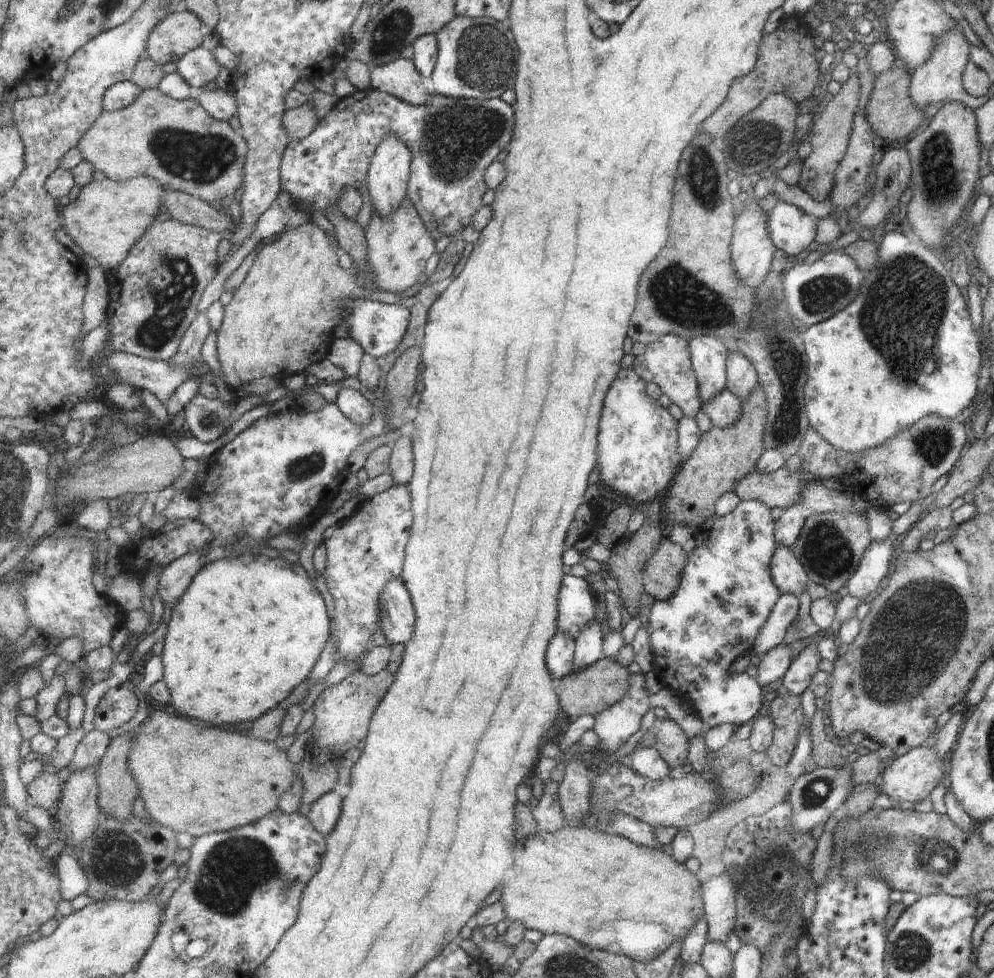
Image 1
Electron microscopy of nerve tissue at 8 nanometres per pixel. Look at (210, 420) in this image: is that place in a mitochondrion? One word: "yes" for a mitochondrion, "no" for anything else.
yes

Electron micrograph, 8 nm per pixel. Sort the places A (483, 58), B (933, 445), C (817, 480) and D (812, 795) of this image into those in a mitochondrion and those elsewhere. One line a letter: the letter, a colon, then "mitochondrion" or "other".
A: mitochondrion
B: mitochondrion
C: other
D: mitochondrion

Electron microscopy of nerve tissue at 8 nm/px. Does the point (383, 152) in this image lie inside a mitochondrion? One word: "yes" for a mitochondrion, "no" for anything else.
no

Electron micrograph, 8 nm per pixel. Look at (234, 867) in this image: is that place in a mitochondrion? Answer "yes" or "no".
yes

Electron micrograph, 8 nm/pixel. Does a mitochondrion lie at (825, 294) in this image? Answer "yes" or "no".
yes

